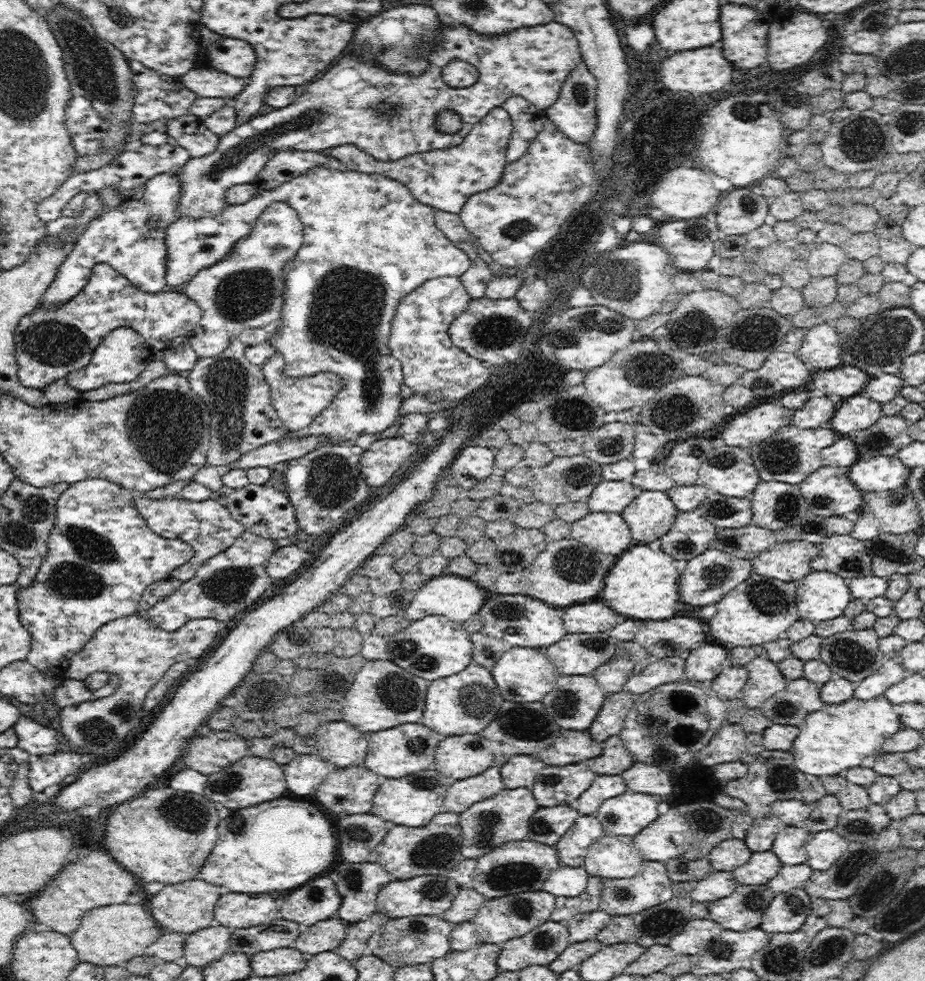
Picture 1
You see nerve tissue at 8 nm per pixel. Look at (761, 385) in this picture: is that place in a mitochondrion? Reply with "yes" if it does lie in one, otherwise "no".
yes

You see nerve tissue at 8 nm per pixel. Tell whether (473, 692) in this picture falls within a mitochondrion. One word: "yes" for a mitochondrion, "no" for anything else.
yes

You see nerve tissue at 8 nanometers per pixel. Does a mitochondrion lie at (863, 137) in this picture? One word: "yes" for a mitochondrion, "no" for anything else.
yes

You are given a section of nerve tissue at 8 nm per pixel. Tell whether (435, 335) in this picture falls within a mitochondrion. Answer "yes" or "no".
no

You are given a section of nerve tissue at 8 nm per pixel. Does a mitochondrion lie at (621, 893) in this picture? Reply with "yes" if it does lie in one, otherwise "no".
yes

